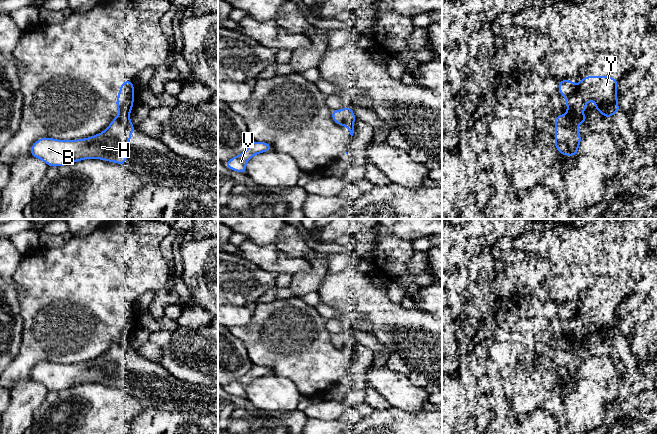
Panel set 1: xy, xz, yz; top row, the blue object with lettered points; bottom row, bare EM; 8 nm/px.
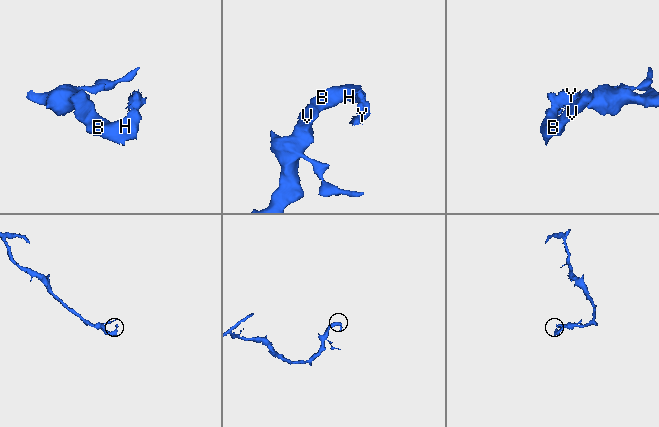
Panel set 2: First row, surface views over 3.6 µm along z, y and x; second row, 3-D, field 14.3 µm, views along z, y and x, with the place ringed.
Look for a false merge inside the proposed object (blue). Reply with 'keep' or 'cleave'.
cleave

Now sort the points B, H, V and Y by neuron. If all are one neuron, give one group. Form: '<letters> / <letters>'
B H V / Y

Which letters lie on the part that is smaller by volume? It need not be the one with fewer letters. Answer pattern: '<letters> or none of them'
Y

